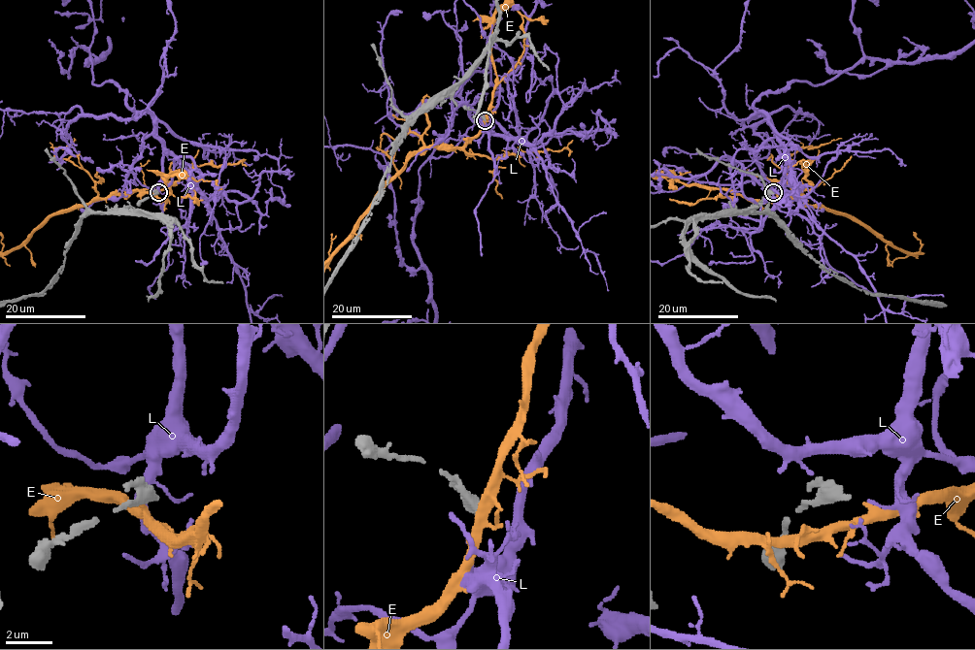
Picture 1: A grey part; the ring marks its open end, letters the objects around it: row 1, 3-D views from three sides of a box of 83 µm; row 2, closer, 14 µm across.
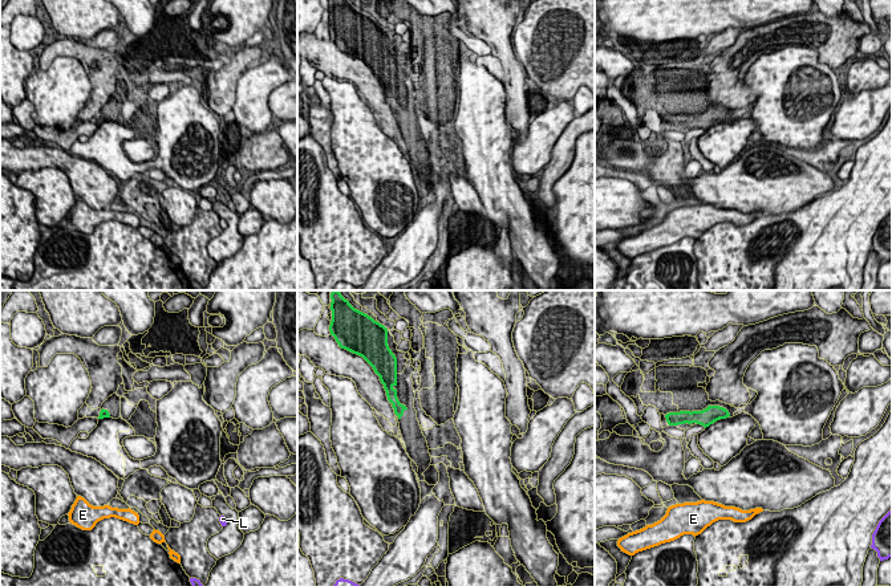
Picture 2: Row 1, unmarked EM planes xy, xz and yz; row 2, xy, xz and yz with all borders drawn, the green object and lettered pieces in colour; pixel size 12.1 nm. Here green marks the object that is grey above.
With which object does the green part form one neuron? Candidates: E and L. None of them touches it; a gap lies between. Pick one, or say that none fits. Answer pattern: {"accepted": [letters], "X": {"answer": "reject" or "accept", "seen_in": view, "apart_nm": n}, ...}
{"accepted": [], "E": {"answer": "reject", "seen_in": "yz", "apart_nm": 900}, "L": {"answer": "reject", "seen_in": "xy", "apart_nm": 1800}}

